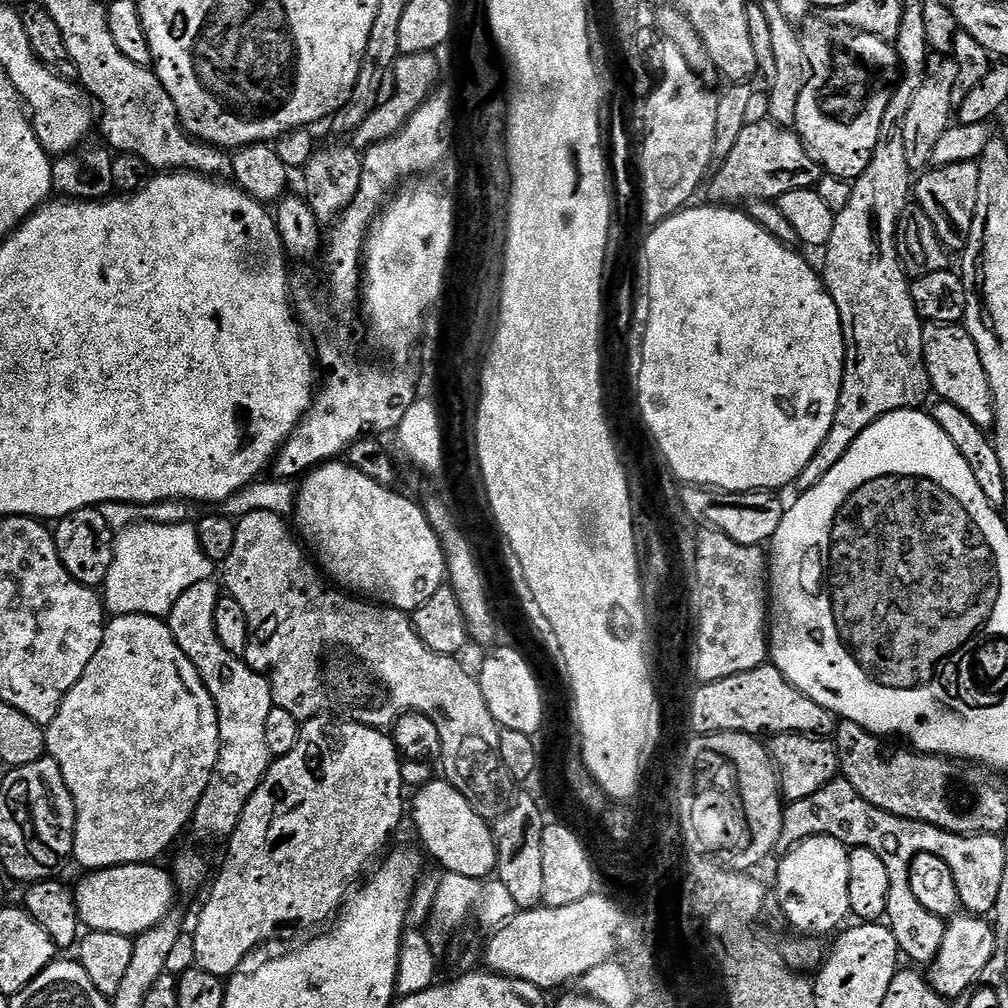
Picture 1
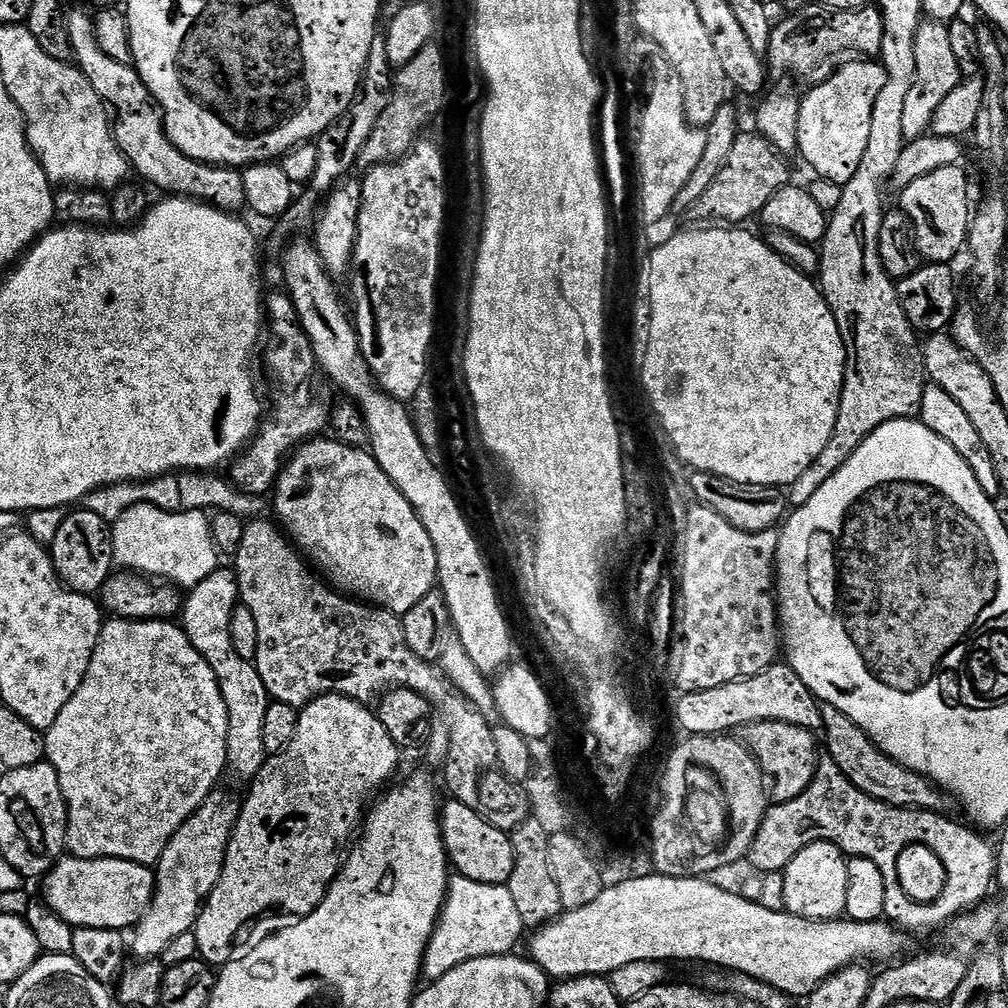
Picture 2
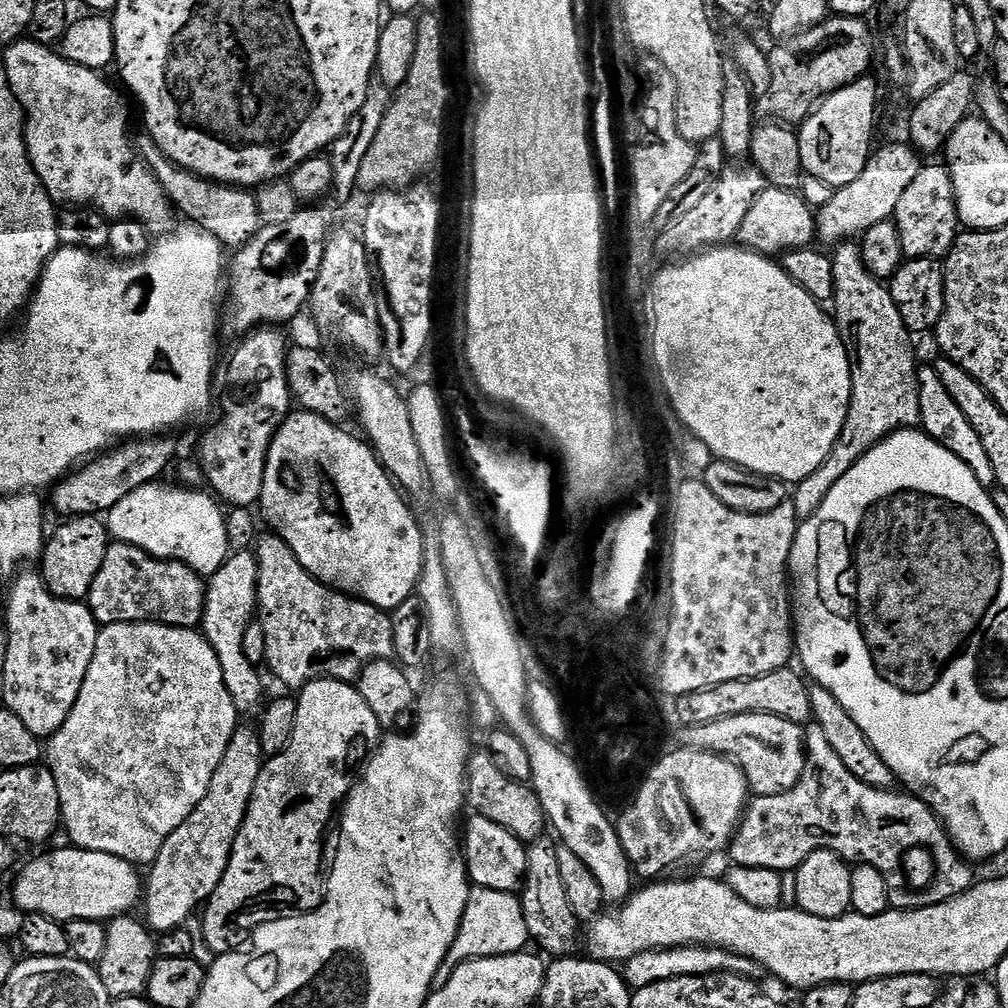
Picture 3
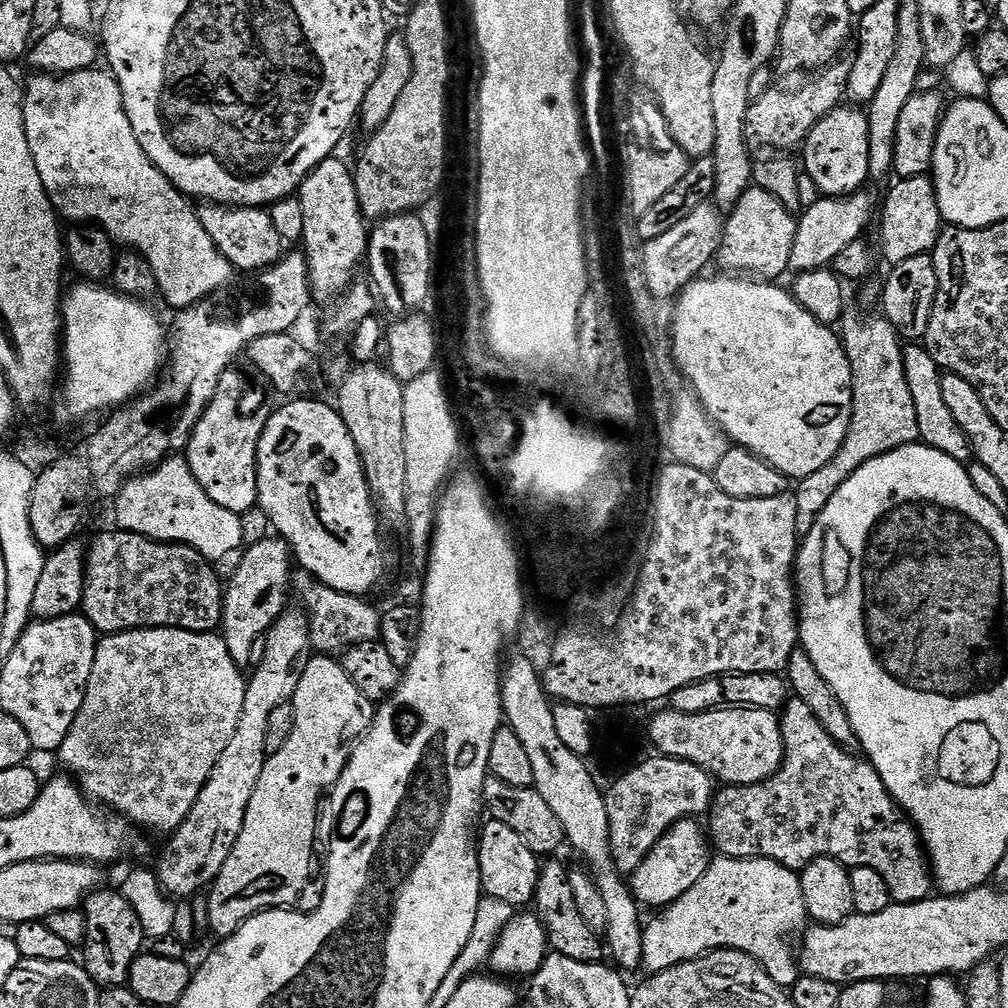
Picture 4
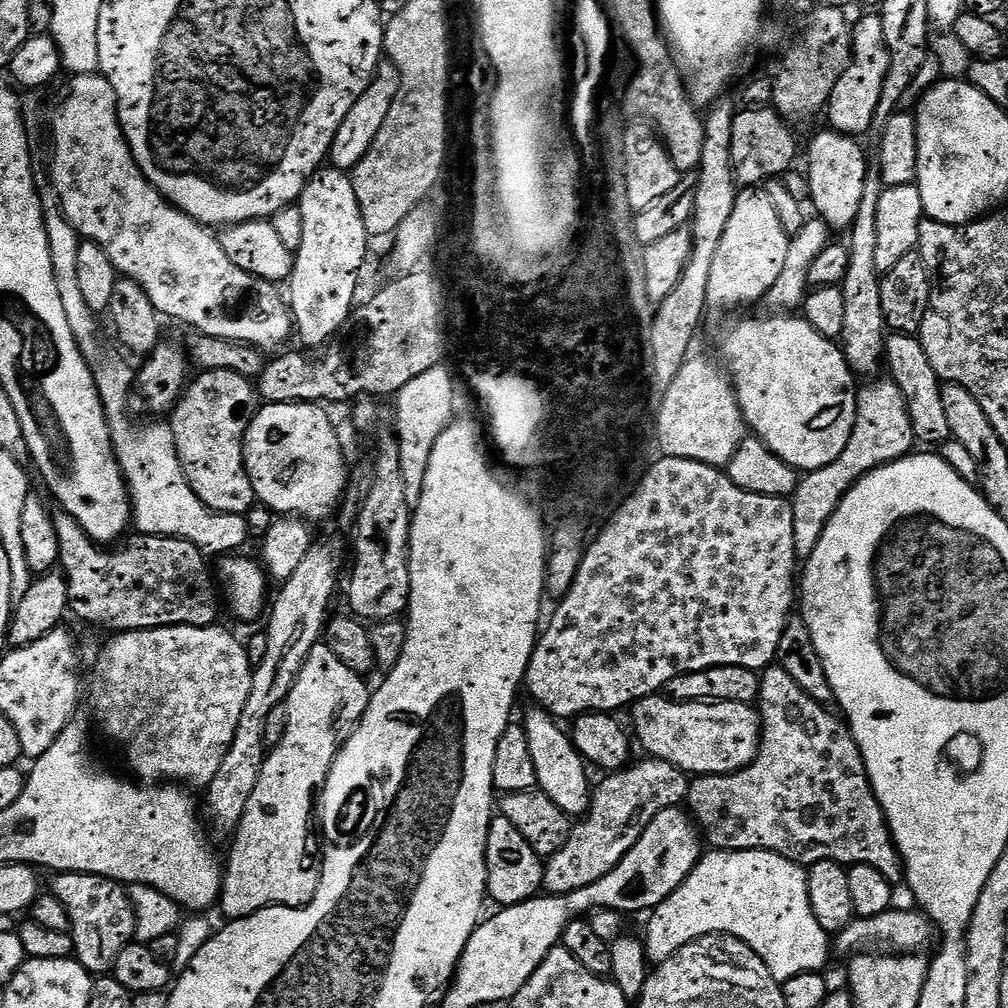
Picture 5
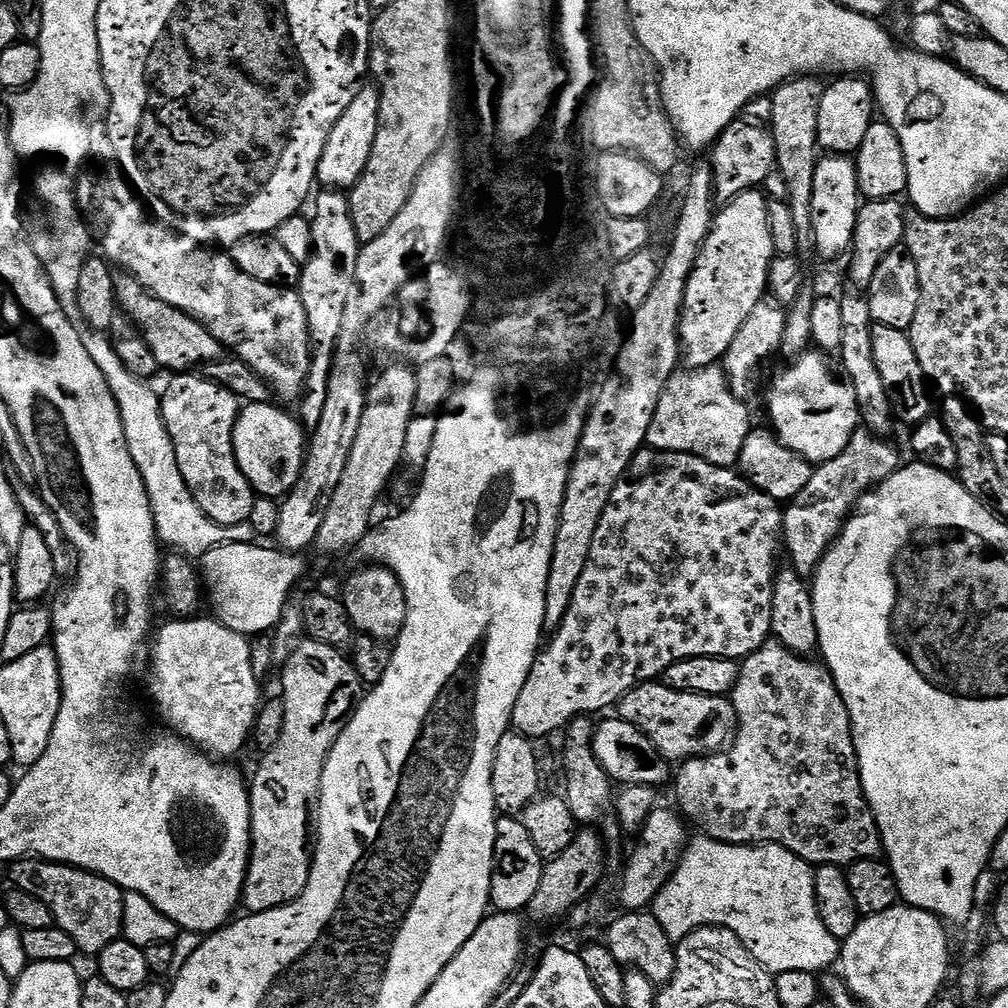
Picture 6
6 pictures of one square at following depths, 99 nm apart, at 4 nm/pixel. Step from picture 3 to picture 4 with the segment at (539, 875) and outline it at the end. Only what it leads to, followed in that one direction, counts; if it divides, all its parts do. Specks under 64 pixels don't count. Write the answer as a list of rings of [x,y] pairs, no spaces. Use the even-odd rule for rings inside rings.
[[[552,858],[540,869],[540,877],[536,883],[536,899],[534,901],[535,915],[544,923],[544,932],[548,936],[549,949],[555,955],[574,958],[574,962],[598,964],[605,959],[606,944],[601,933],[590,930],[582,914],[574,902],[574,894],[570,890],[570,868],[560,861]]]

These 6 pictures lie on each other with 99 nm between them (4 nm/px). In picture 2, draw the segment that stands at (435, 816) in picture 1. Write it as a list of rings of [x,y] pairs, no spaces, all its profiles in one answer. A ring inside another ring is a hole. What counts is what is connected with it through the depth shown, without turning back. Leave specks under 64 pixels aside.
[[[449,799],[440,809],[440,833],[444,839],[444,849],[448,851],[451,867],[459,875],[474,882],[507,885],[514,872],[514,848],[509,833],[495,828],[486,818],[482,818],[470,806]]]

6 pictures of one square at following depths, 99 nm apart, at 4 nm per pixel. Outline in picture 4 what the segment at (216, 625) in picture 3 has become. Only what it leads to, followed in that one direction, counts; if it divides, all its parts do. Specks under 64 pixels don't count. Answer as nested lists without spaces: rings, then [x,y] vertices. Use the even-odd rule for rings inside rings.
[[[279,538],[247,545],[240,558],[240,565],[237,566],[232,581],[228,580],[223,589],[224,609],[221,612],[219,631],[226,642],[226,650],[230,650],[230,658],[237,667],[244,670],[250,665],[253,643],[260,636],[267,636],[272,623],[286,610],[284,599],[288,596],[294,564],[292,549],[285,540]]]

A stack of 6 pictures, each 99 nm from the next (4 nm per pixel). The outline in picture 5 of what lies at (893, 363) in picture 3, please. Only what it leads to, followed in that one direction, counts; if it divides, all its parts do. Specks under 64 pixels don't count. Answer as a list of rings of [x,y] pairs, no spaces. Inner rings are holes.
[[[876,378],[865,384],[868,385],[865,388],[863,385],[856,393],[854,430],[850,434],[850,442],[846,442],[846,450],[842,450],[834,462],[807,473],[790,498],[794,510],[794,550],[797,557],[806,558],[814,554],[814,546],[818,546],[822,530],[826,530],[830,518],[838,510],[840,499],[861,478],[883,464],[901,460],[913,451],[912,444],[917,443],[906,398],[902,398],[902,390],[898,390],[895,381]]]

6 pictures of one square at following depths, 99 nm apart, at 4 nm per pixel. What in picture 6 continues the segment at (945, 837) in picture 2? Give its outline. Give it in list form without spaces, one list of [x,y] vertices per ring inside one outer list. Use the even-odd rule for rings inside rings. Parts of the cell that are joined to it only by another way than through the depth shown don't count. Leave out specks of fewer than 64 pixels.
[[[775,642],[764,644],[754,654],[744,657],[740,664],[740,672],[736,675],[736,684],[730,693],[732,706],[736,711],[736,735],[732,743],[725,751],[717,752],[714,756],[696,756],[693,760],[685,760],[674,772],[676,800],[680,803],[681,808],[679,811],[689,825],[696,824],[695,831],[697,833],[709,836],[711,840],[716,840],[719,844],[780,844],[786,850],[800,856],[811,866],[821,864],[851,866],[857,860],[875,860],[881,855],[880,831],[868,805],[868,800],[864,796],[860,781],[860,767],[852,737],[850,714],[842,702],[836,683],[832,680],[832,673],[823,663],[815,664],[816,662],[812,658],[795,656],[790,650],[786,650],[786,646]]]

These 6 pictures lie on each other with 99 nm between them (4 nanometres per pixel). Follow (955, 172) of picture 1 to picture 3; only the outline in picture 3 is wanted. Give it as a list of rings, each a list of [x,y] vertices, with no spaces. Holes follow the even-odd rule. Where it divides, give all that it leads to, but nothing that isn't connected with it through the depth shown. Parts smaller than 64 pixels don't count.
[[[937,162],[929,168],[928,165],[921,167],[917,178],[899,199],[894,223],[900,235],[900,245],[905,257],[914,260],[947,257],[962,225],[960,215],[956,213],[954,186],[943,163]]]

